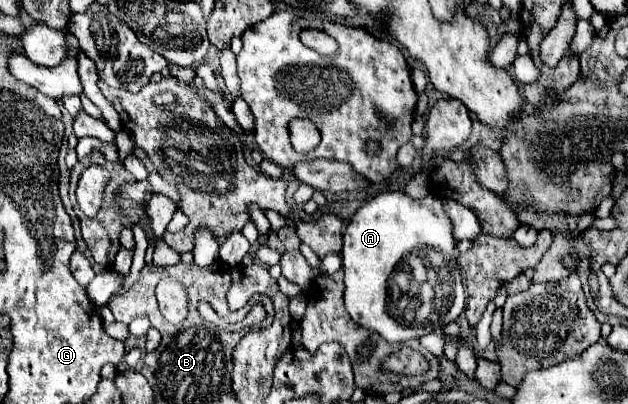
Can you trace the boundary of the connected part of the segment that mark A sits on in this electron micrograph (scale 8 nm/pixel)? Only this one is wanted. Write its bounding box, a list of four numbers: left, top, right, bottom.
[341,191,467,343]

